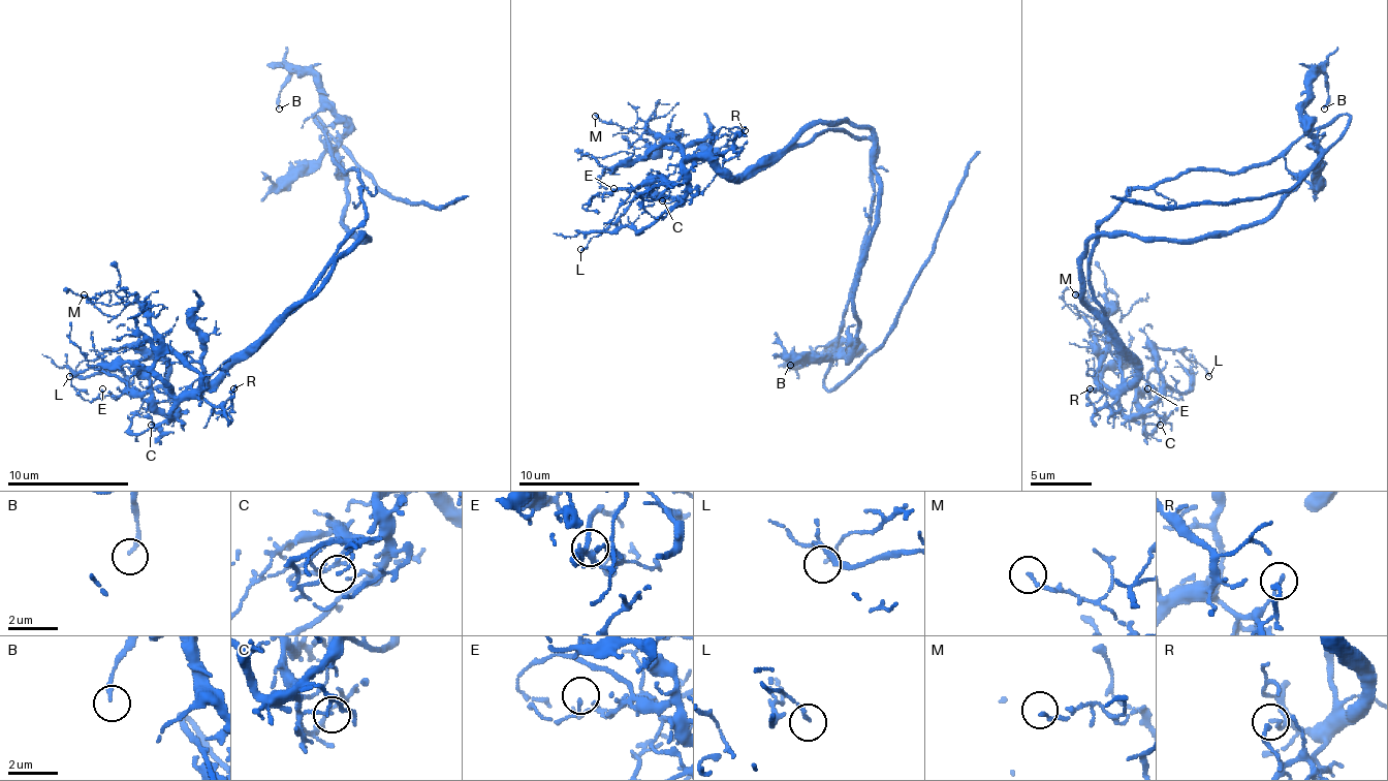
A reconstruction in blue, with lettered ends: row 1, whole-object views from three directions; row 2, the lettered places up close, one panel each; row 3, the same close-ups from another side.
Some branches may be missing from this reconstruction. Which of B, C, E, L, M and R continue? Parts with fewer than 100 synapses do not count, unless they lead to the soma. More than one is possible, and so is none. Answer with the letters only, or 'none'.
none

